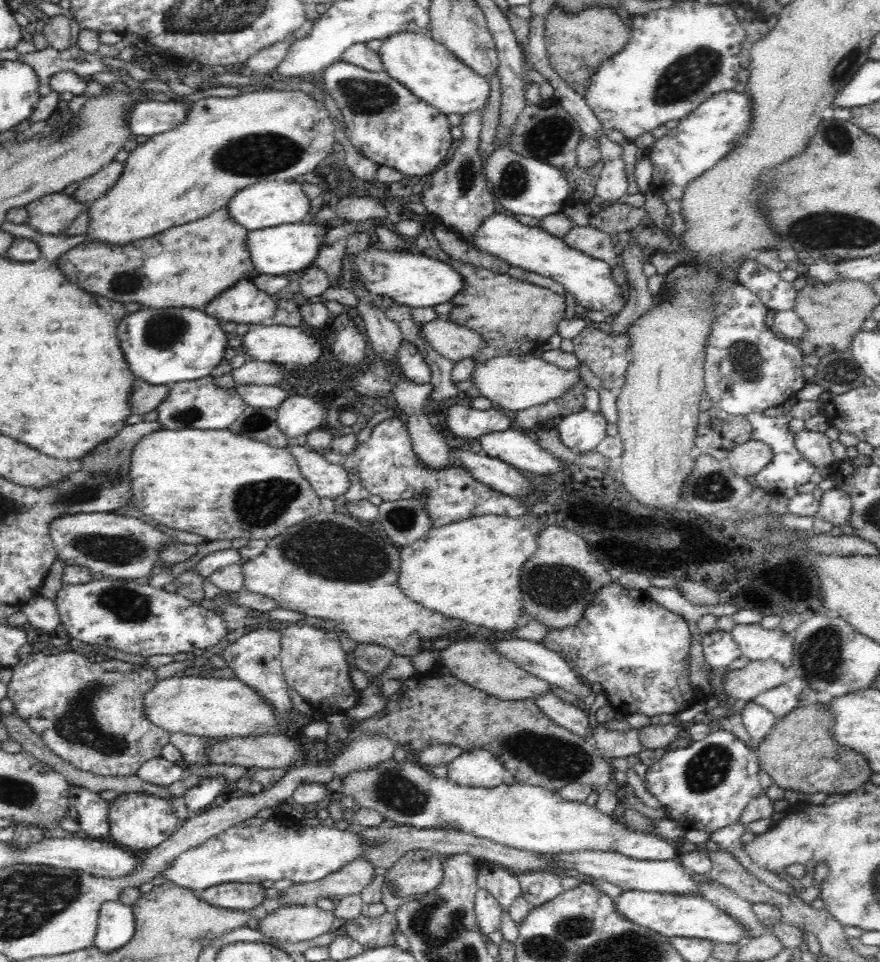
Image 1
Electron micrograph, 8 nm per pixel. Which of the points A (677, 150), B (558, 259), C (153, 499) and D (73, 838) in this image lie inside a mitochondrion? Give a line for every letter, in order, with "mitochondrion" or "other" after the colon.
A: other
B: other
C: other
D: other

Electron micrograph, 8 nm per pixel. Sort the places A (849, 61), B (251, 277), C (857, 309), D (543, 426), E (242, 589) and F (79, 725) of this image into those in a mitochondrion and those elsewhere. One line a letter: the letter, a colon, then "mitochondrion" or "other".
A: mitochondrion
B: other
C: other
D: other
E: other
F: mitochondrion

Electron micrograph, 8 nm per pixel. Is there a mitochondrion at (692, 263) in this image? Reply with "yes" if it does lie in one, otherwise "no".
no

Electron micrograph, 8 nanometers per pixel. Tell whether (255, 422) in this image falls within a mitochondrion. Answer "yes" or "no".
yes

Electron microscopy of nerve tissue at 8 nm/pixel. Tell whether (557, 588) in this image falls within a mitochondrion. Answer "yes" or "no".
yes

